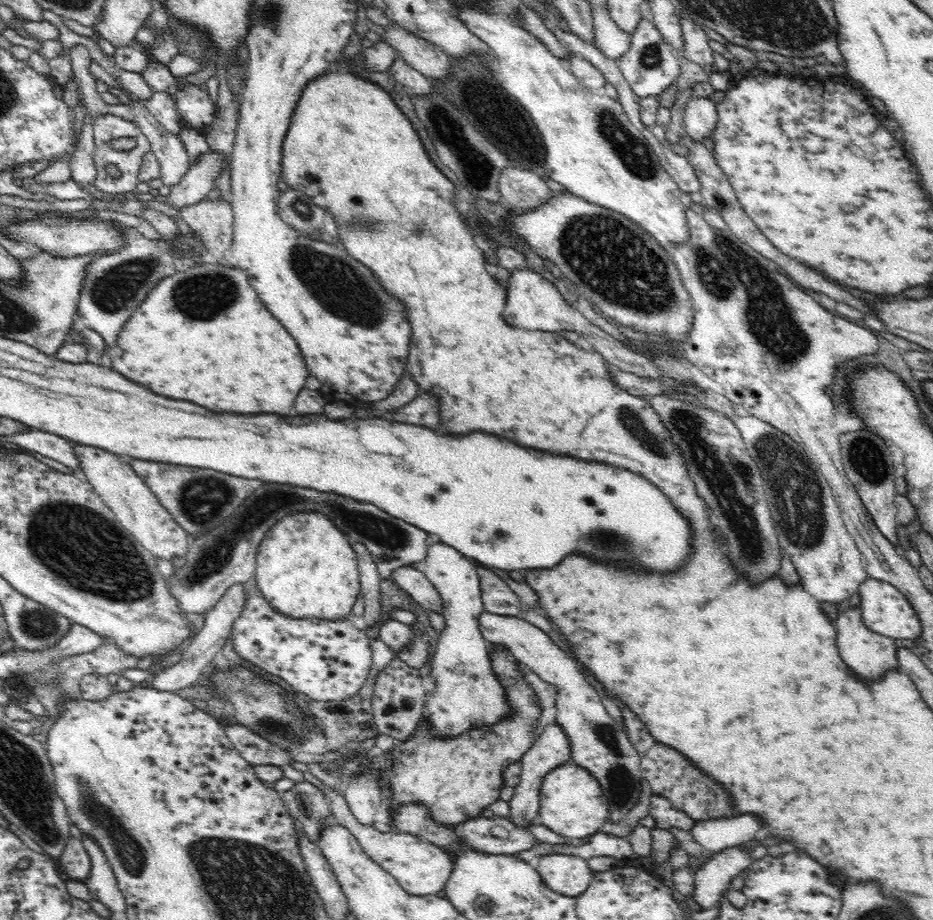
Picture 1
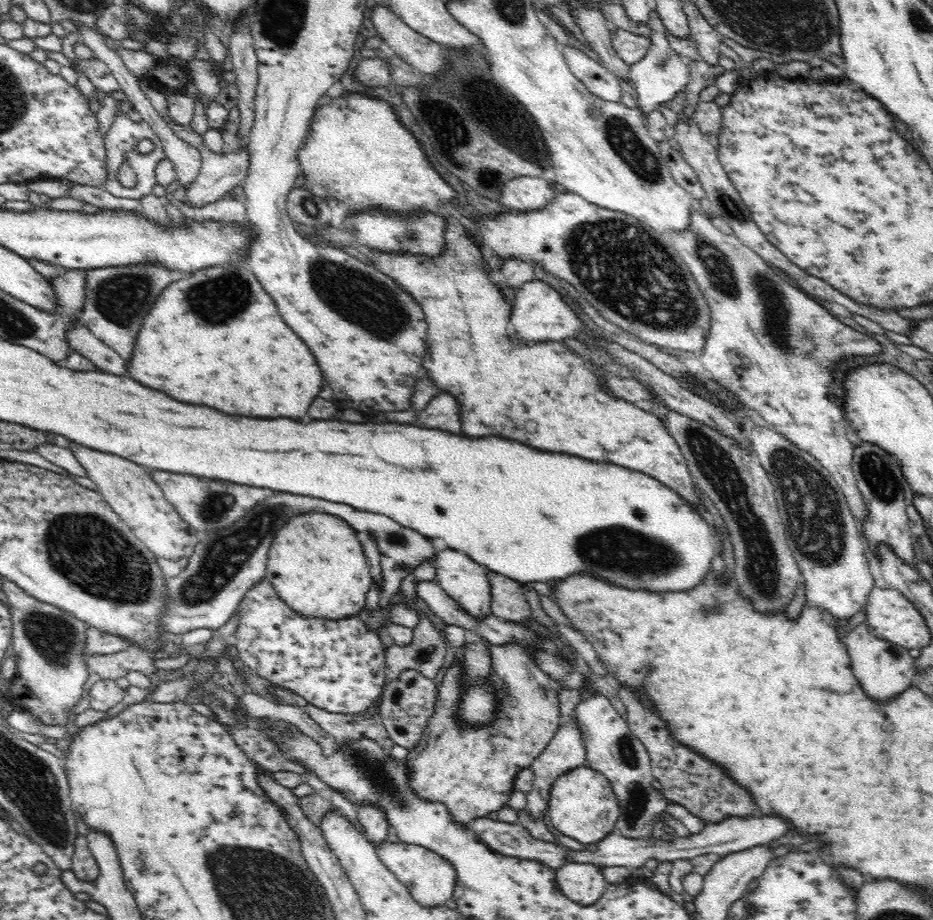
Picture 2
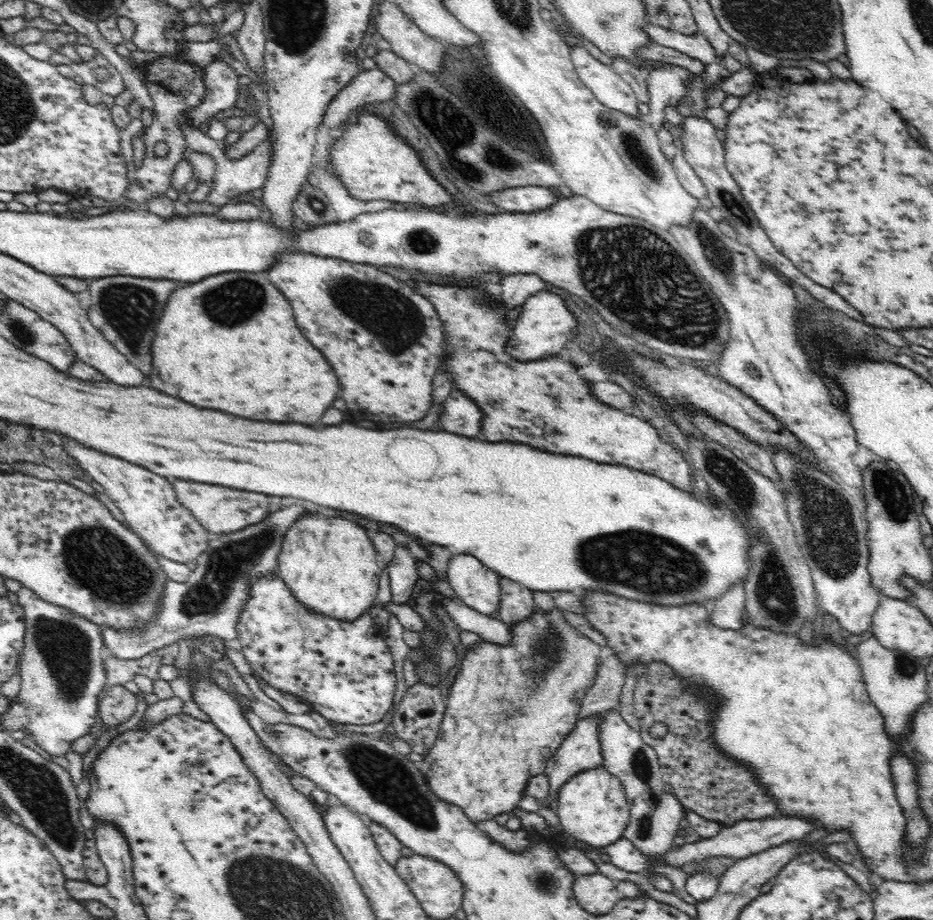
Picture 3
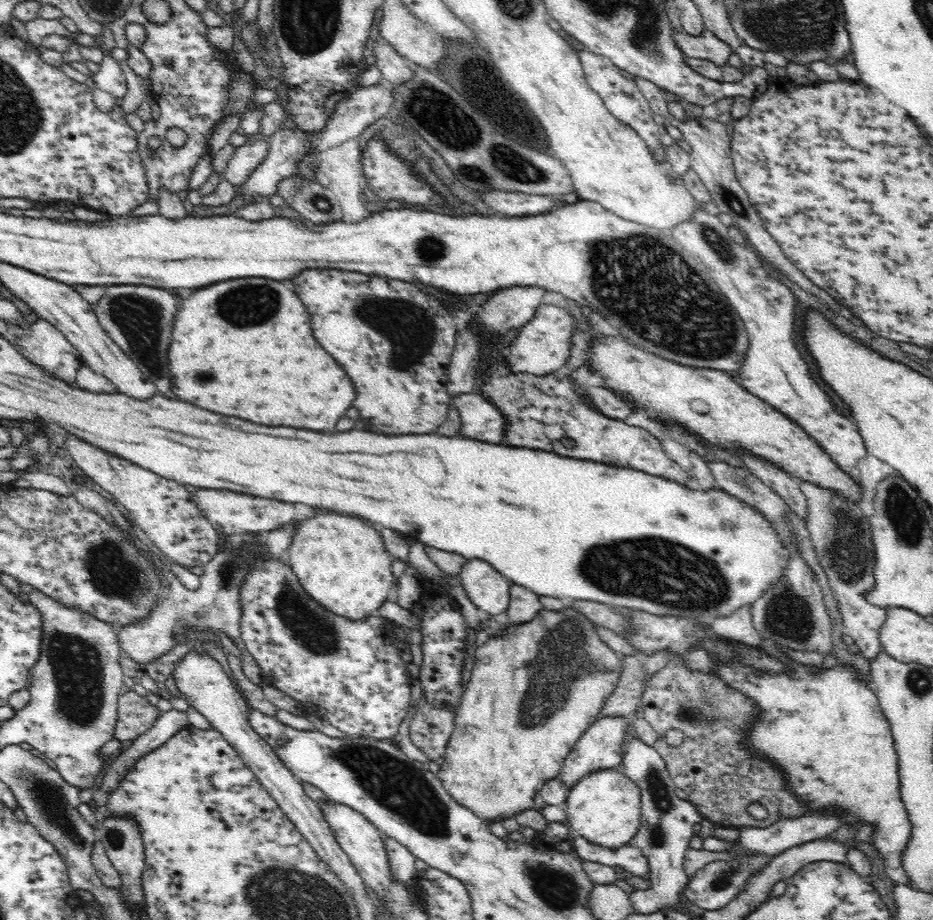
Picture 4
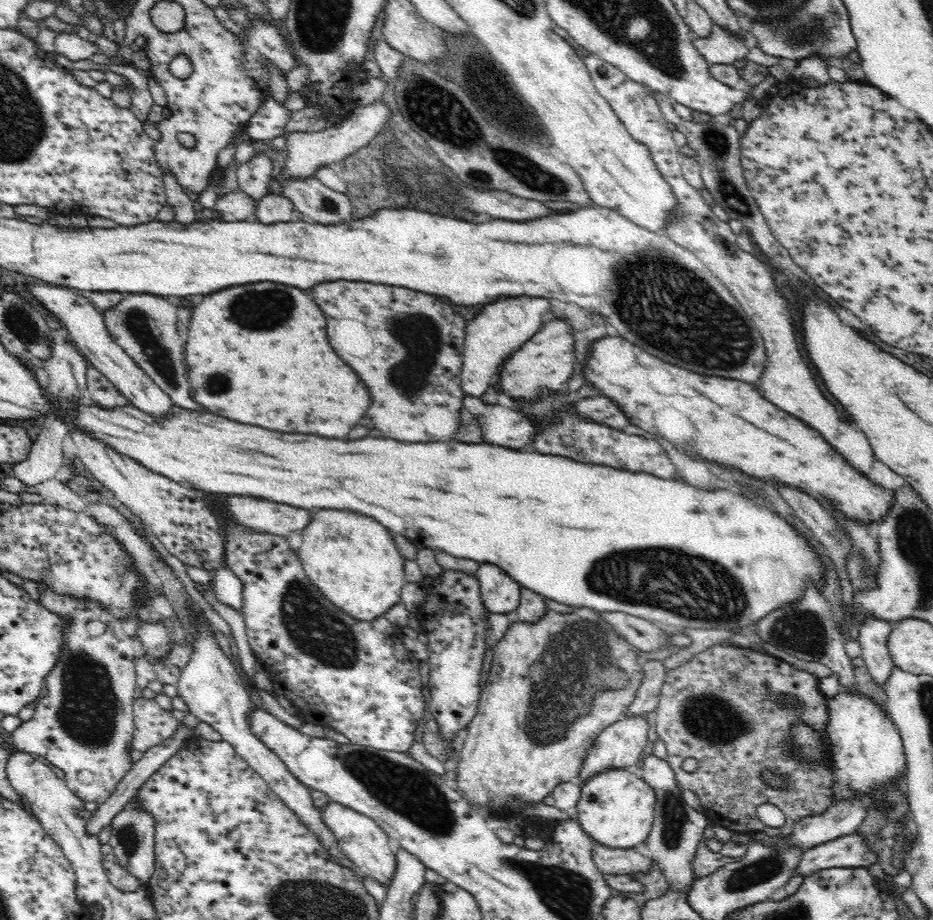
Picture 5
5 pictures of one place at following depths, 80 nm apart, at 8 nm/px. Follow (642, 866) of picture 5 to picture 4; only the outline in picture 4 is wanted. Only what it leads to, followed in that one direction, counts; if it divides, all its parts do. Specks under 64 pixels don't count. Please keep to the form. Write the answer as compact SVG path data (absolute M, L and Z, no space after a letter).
M578 836L574 845L580 858L585 861L610 866L616 870L628 870L639 878L646 877L650 872L645 854L631 844L622 845L620 848L606 848Z

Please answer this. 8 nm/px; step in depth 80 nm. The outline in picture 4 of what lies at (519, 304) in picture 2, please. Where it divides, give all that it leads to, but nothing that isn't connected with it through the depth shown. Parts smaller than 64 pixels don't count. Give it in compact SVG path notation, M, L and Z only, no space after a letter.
M544 303L534 318L510 342L508 364L512 371L528 371L528 373L555 373L566 367L571 355L572 332L576 329L574 319L562 307Z

